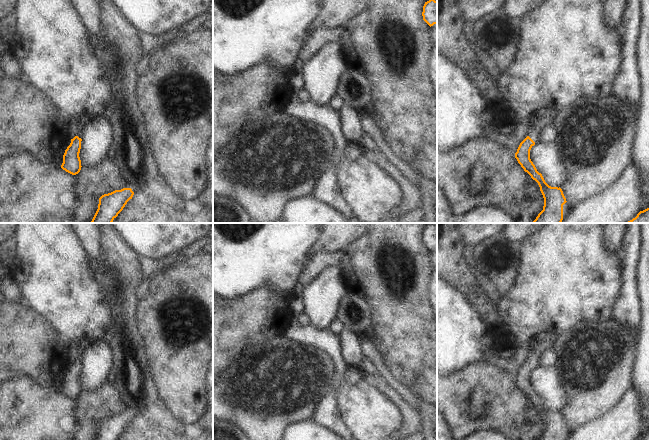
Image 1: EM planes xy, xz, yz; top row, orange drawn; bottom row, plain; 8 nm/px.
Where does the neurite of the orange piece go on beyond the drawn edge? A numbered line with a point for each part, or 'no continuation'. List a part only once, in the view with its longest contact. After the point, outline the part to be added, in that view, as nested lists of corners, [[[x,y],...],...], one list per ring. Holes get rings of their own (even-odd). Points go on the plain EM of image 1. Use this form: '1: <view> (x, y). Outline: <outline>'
1: yz (546, 339). Outline: [[[547,330],[541,332],[537,337],[532,340],[529,346],[528,360],[535,366],[539,366],[539,359],[545,350],[553,348],[556,339],[558,338],[557,332]]]

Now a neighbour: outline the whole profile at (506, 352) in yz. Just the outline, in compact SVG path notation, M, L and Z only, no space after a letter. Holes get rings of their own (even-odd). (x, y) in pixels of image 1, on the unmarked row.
M515 344L513 346L501 346L499 348L499 356L506 360L512 360L518 353L519 345Z

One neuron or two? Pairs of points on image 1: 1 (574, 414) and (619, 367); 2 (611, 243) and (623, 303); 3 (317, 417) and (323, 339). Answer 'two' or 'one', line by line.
1: one
2: two
3: one

